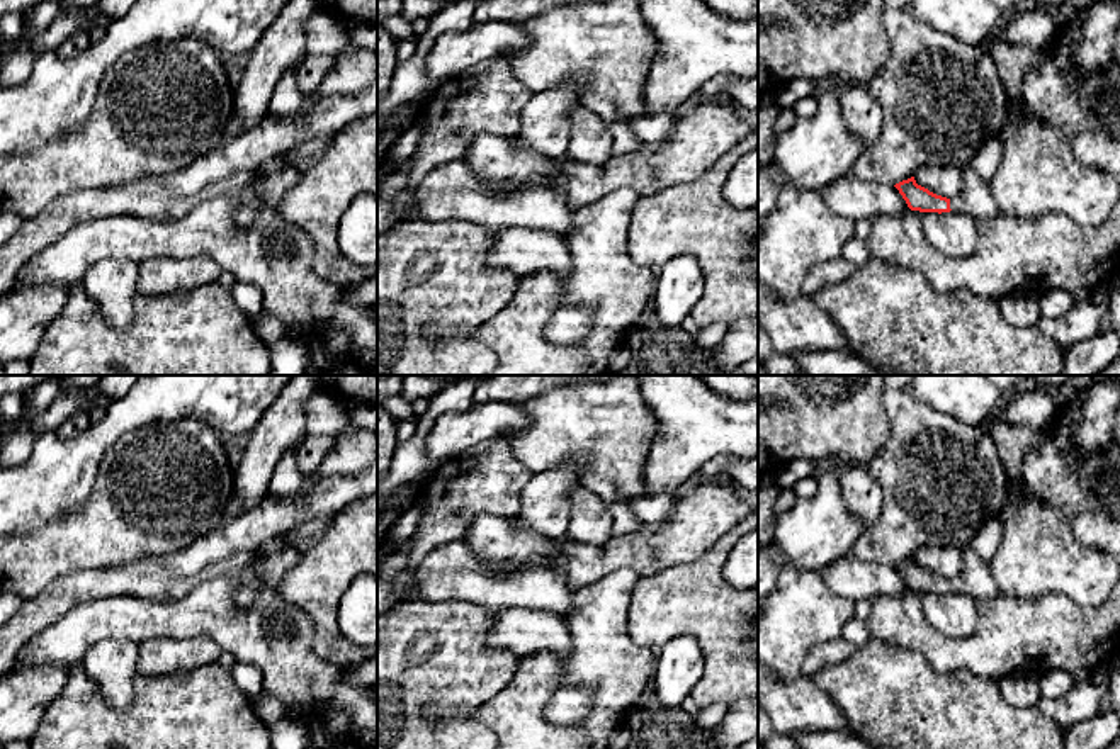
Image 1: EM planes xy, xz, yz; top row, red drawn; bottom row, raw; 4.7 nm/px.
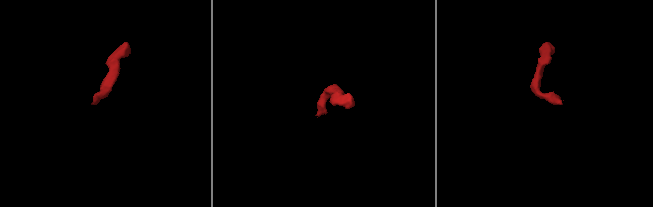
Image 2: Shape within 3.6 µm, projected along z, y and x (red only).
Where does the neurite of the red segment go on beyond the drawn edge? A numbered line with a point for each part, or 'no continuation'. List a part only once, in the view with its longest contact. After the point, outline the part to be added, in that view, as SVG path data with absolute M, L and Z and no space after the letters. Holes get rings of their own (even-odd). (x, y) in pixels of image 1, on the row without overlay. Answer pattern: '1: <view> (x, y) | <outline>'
1: yz (976, 580) | M970 547L962 550L962 571L950 579L950 589L970 596L976 603L999 594L989 562Z

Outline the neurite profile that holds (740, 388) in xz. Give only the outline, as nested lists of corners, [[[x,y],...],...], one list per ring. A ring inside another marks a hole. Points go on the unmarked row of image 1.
[[[697,375],[712,392],[734,401],[758,399],[758,375]]]

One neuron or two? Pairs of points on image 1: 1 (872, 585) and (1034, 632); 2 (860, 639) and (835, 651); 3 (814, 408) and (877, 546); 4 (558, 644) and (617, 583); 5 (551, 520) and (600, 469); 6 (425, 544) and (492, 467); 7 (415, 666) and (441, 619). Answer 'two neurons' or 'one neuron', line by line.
1: two neurons
2: two neurons
3: two neurons
4: two neurons
5: two neurons
6: one neuron
7: one neuron

